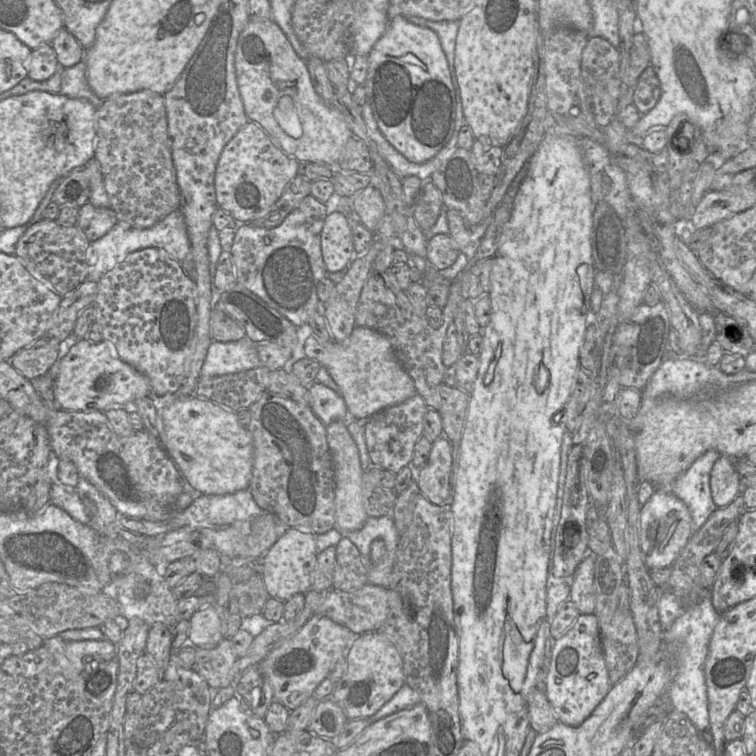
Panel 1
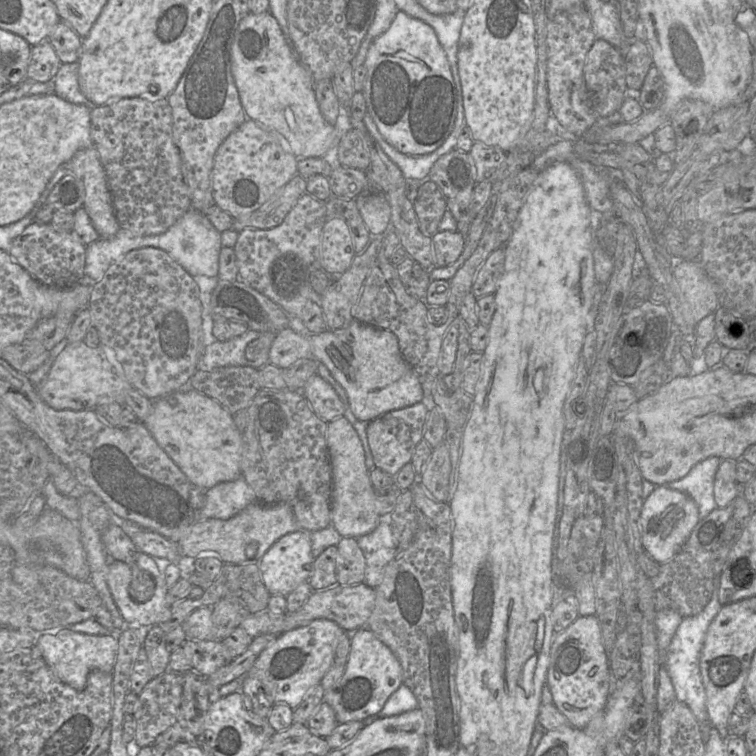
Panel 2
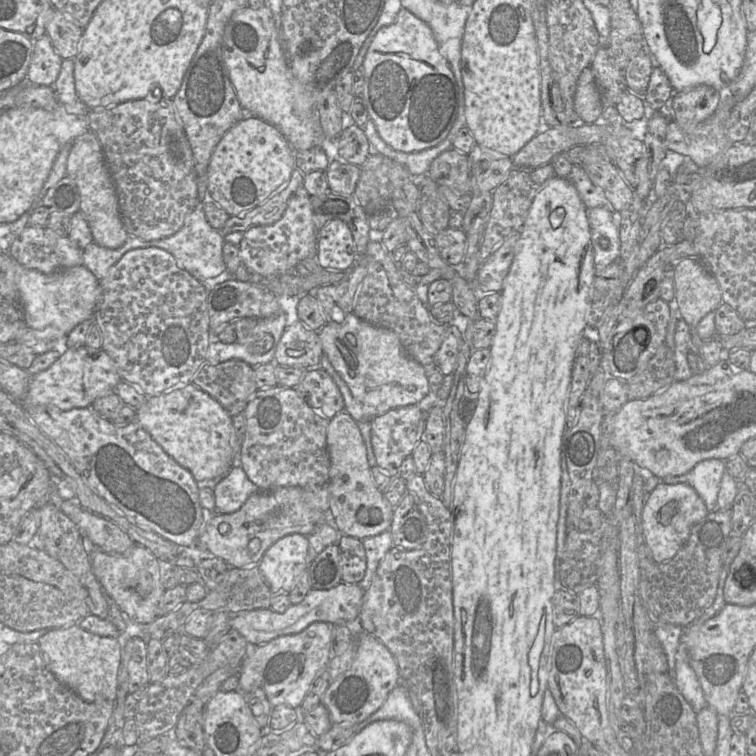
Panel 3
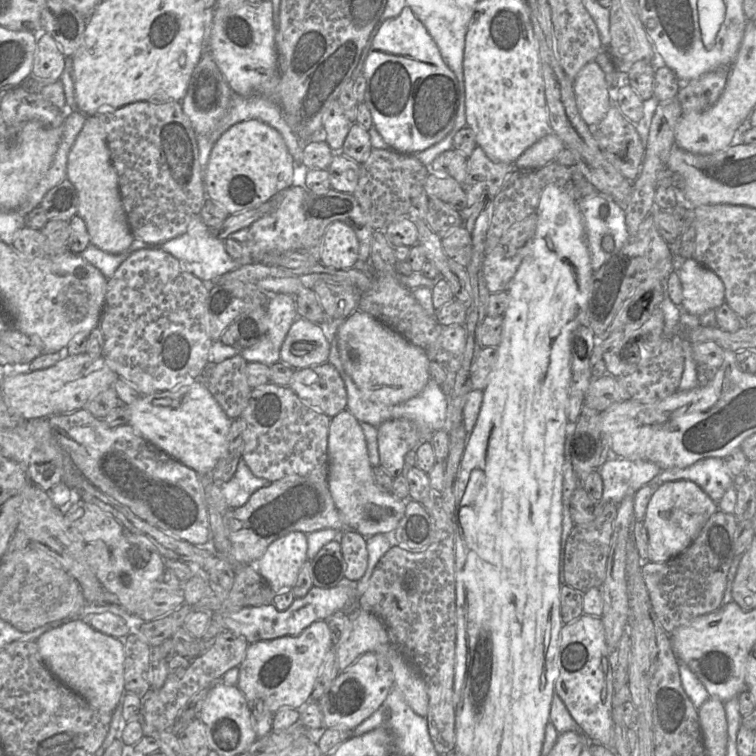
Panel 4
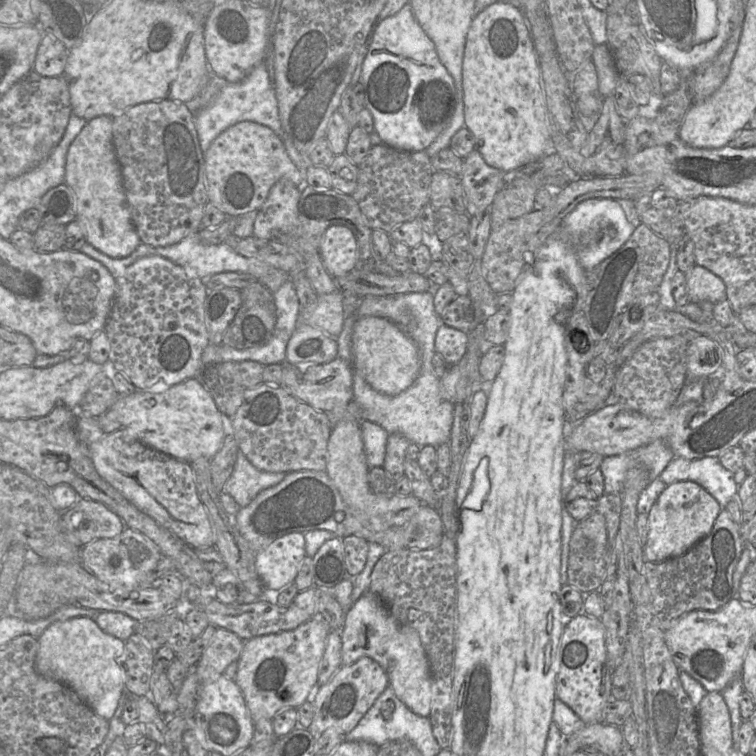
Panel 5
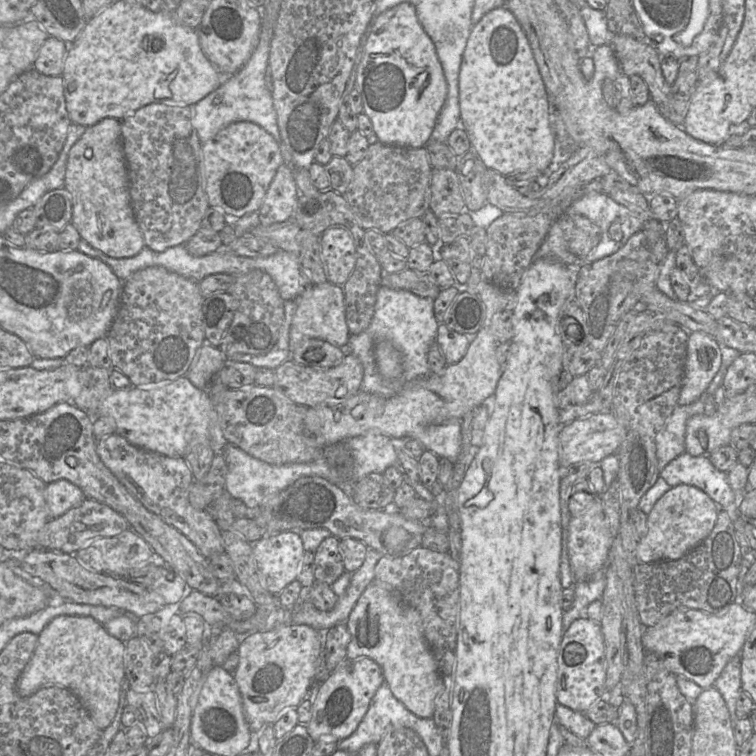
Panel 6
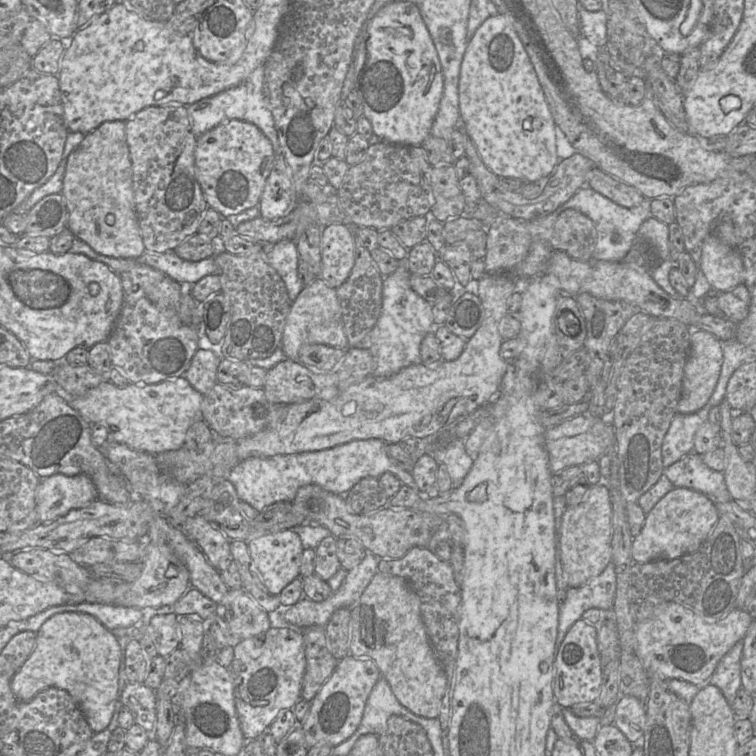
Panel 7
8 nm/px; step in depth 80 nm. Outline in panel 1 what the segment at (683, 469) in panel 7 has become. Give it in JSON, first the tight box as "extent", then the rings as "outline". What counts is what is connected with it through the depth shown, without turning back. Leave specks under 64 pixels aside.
{"extent":[657,450,721,532],"outline":[[[708,450],[705,453],[703,453],[700,457],[698,457],[693,463],[692,465],[683,473],[681,474],[673,483],[672,485],[670,485],[670,487],[657,487],[657,488],[670,488],[670,491],[676,495],[680,500],[682,500],[686,506],[688,507],[690,514],[691,514],[691,519],[692,519],[692,529],[693,532],[699,530],[704,523],[708,520],[708,518],[710,517],[710,515],[717,509],[717,506],[715,505],[713,499],[712,499],[712,495],[711,495],[711,487],[710,487],[710,476],[711,476],[711,470],[713,468],[714,463],[716,462],[716,460],[721,456],[721,454],[716,451],[716,450]]]}

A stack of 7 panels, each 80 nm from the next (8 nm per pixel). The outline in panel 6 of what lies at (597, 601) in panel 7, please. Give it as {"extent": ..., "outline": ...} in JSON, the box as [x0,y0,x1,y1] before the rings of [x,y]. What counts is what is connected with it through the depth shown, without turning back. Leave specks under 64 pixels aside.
{"extent":[562,571,605,636],"outline":[[[599,571],[586,581],[578,581],[574,584],[573,604],[569,610],[563,612],[562,616],[562,636],[574,620],[587,617],[586,609],[588,605],[595,600],[601,600],[605,586],[604,571]]]}

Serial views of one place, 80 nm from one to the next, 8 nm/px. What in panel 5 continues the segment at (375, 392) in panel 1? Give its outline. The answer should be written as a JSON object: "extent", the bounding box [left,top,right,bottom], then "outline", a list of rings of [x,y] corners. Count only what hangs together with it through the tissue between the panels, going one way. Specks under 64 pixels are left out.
{"extent":[351,316,421,395],"outline":[[[378,316],[356,320],[351,335],[355,370],[377,392],[398,395],[416,380],[421,369],[420,351],[416,342],[398,325]]]}

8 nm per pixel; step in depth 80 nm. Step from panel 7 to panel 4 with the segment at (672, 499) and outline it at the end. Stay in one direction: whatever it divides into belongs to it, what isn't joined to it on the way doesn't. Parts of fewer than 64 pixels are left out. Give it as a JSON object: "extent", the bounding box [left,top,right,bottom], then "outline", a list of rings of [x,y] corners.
{"extent":[643,481,718,562],"outline":[[[692,481],[662,483],[651,497],[643,518],[648,533],[649,561],[666,562],[682,553],[718,509],[718,504]]]}

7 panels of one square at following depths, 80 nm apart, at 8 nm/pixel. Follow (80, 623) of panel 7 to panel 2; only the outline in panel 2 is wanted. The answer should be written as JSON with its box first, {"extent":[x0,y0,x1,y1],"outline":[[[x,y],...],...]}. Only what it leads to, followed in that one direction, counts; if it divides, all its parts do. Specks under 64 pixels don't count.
{"extent":[36,628,118,691],"outline":[[[62,628],[55,634],[43,634],[38,637],[36,645],[54,676],[79,691],[85,688],[88,674],[92,670],[112,672],[118,652],[115,635],[89,635],[70,628]]]}

